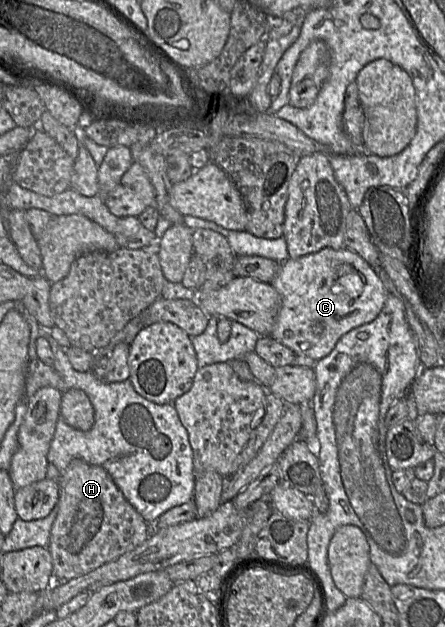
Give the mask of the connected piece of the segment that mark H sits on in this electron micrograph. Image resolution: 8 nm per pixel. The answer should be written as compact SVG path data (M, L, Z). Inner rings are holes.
M75 458L70 462L64 473L61 474L59 479L59 484L60 484L60 498L58 501L59 509L51 528L50 542L48 546L53 560L54 583L56 581L69 581L75 577L89 573L92 570L102 566L103 564L108 563L129 551L132 551L133 549L144 543L147 540L147 538L150 536L153 525L147 523L144 520L144 518L136 511L136 509L129 503L129 501L125 498L121 490L115 484L110 474L103 467L90 464L81 458Z

